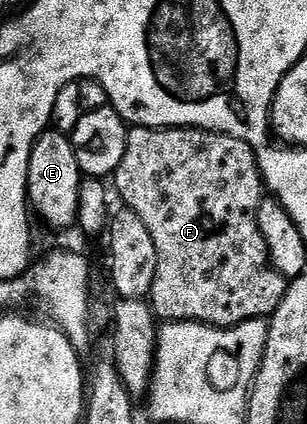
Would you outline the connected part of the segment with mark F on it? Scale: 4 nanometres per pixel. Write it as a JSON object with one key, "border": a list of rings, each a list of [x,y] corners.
{"border":[[[134,126],[128,132],[126,156],[114,175],[116,190],[120,193],[123,205],[134,211],[146,224],[150,237],[154,240],[154,248],[158,252],[158,272],[154,276],[150,305],[157,317],[165,323],[170,322],[204,322],[207,326],[227,328],[237,326],[240,322],[249,322],[251,318],[267,319],[275,314],[276,309],[282,304],[284,294],[288,291],[289,283],[283,274],[278,274],[268,257],[268,245],[260,231],[258,212],[260,203],[266,194],[264,179],[260,172],[260,163],[256,151],[248,142],[238,140],[229,134],[218,134],[214,130],[198,130],[174,126],[171,128],[157,128],[154,126]]]}

